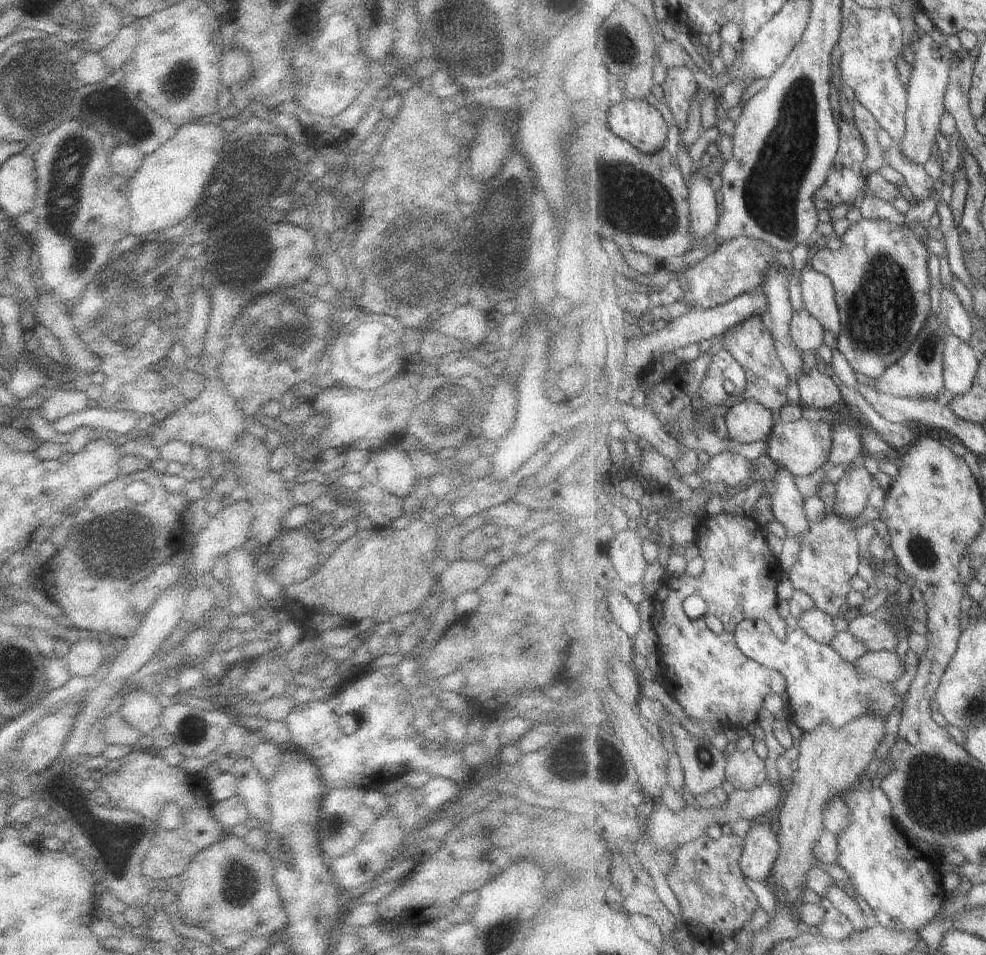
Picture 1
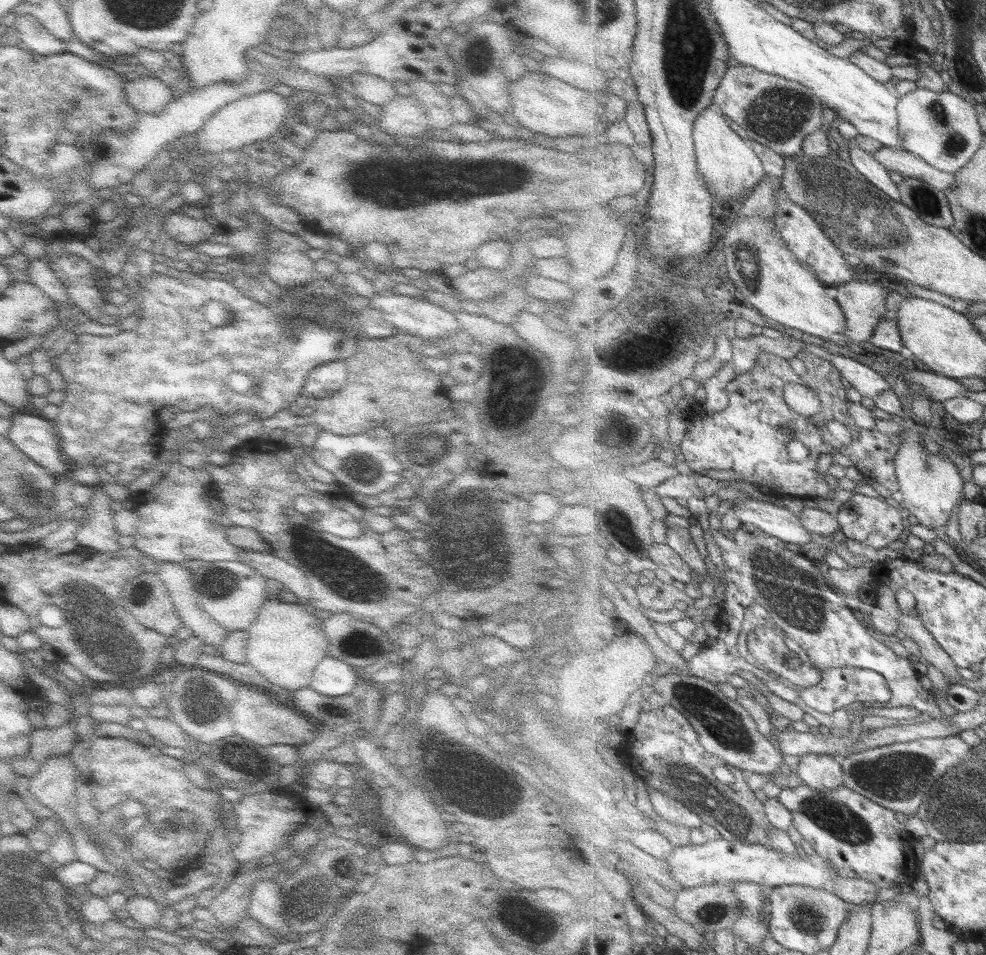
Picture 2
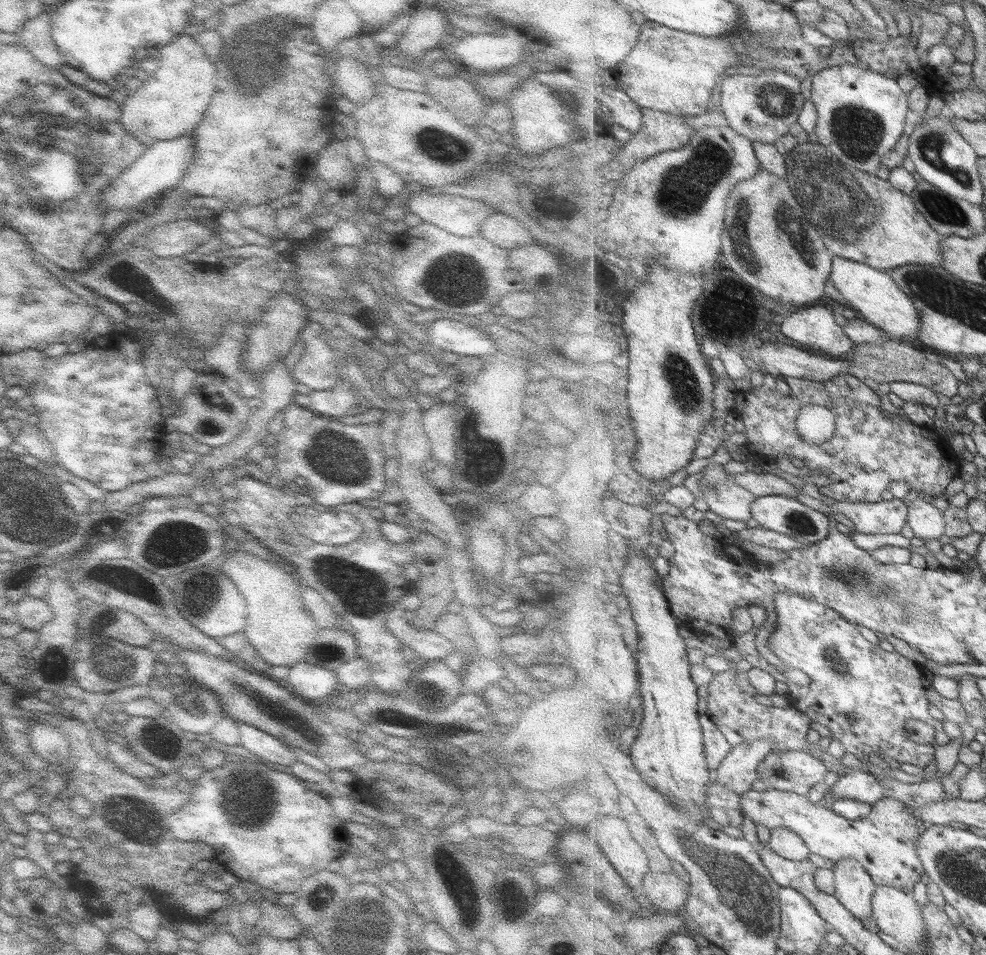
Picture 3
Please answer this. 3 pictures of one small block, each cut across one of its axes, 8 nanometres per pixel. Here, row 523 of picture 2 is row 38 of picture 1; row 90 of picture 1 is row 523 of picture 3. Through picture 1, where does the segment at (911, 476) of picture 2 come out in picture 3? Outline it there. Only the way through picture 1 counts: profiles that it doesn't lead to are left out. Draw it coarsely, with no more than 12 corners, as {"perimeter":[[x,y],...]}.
{"perimeter":[[935,499],[909,502],[908,525],[921,540],[939,540],[946,531]]}

